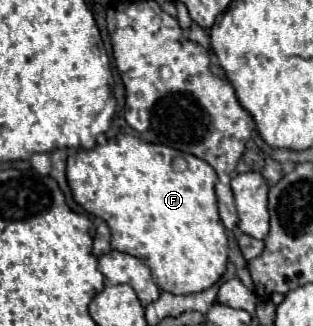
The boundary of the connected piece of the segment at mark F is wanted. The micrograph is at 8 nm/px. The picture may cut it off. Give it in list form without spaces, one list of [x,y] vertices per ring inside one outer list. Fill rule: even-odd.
[[[120,134],[104,146],[78,150],[68,156],[68,184],[74,200],[90,214],[106,220],[112,232],[112,248],[140,258],[152,272],[156,286],[170,294],[194,294],[214,286],[226,272],[228,236],[218,216],[216,204],[216,172],[204,160],[178,152],[162,144],[150,144],[130,134]]]

